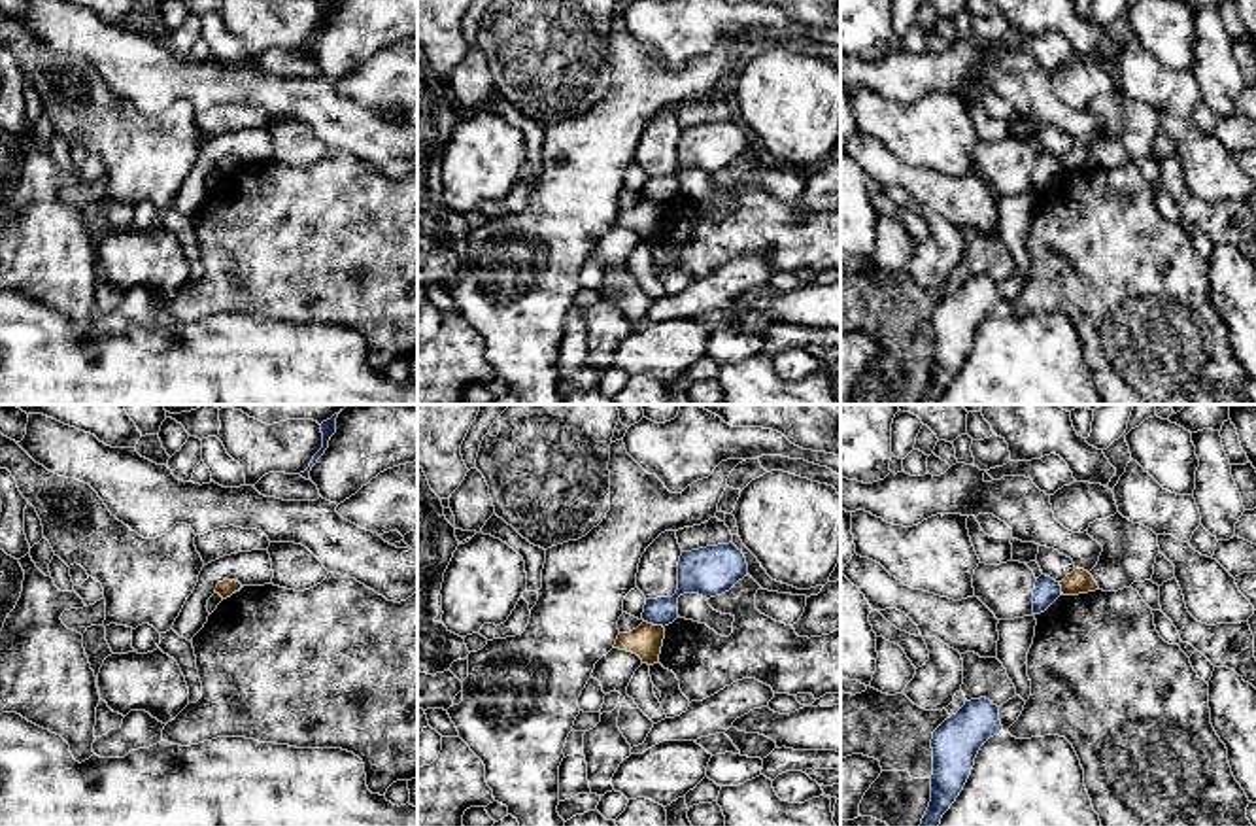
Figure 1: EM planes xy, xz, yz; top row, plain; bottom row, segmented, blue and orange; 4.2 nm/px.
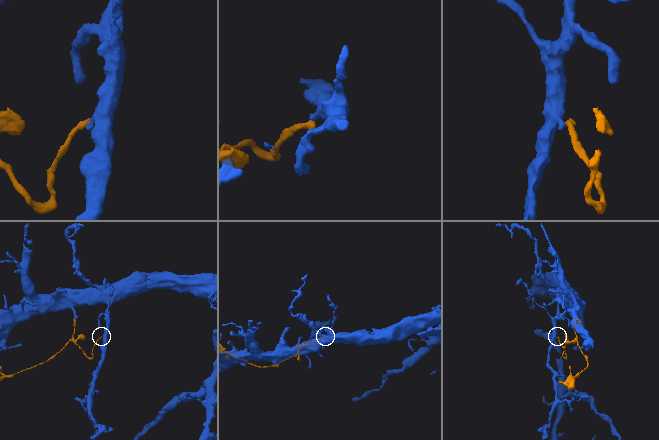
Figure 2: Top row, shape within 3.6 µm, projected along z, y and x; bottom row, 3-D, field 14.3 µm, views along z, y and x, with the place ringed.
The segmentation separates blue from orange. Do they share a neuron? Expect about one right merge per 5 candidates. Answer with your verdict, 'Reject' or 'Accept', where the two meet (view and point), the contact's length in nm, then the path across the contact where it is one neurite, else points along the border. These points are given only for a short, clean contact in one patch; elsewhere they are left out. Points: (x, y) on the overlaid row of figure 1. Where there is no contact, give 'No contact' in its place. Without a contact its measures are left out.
Reject. Touches blue at xz (654, 624). Shared border 90 nm. Boundary: xz (644, 620), (663, 628)

